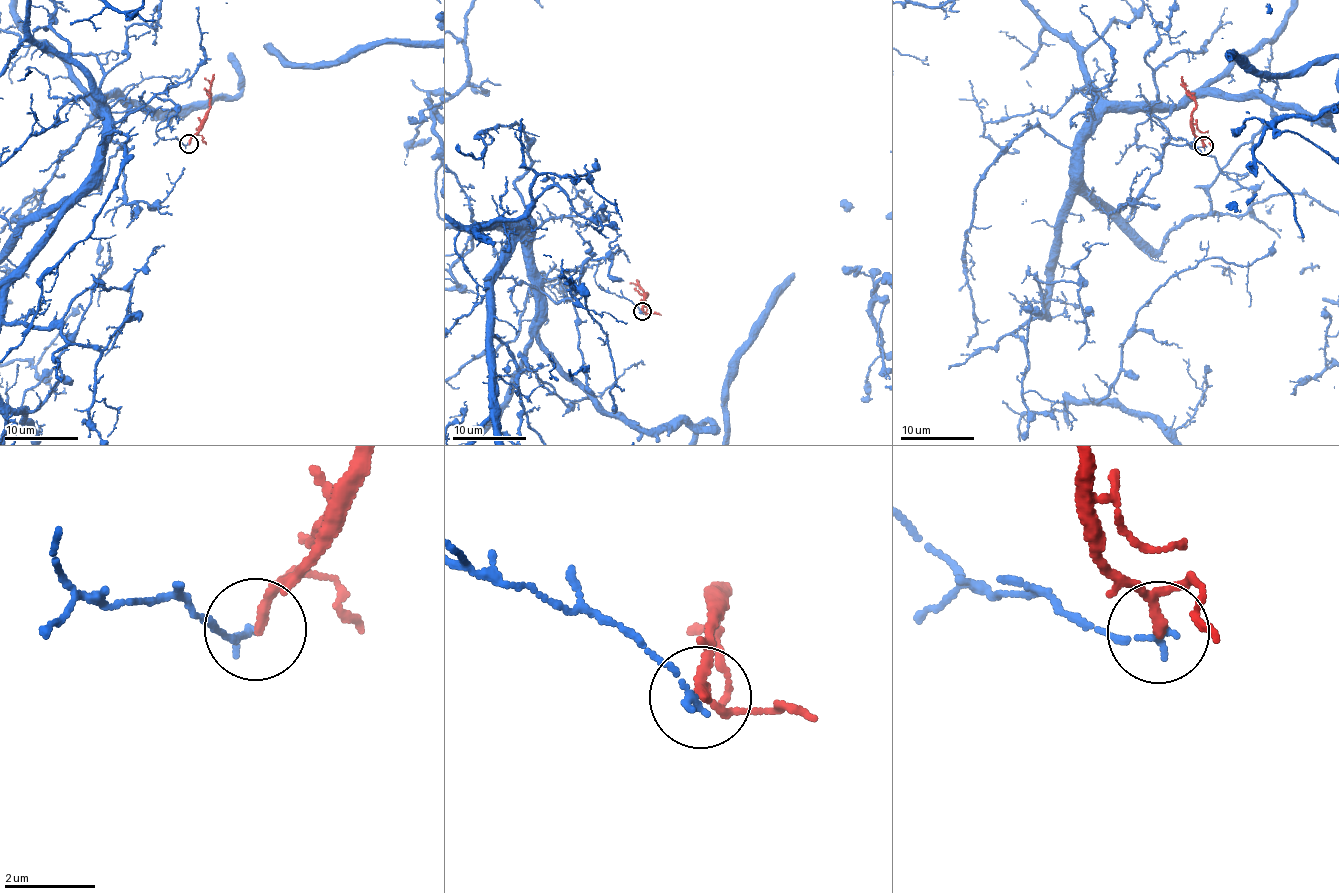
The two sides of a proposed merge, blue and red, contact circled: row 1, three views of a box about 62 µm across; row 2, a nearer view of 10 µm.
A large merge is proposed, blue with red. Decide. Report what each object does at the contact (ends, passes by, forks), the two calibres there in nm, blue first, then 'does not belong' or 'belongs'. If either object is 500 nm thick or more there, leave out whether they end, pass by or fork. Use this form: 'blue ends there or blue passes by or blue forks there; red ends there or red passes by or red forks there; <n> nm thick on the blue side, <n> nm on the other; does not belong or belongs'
blue ends there; red passes by; 150 nm thick on the blue side, 140 nm on the other; does not belong

